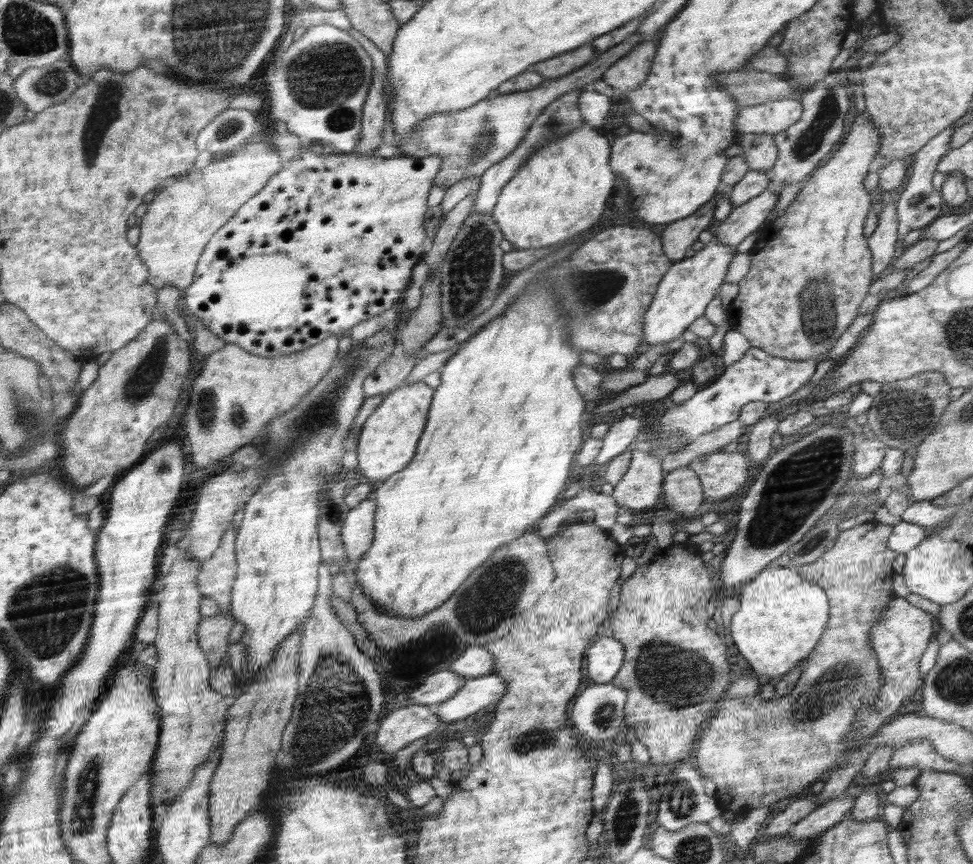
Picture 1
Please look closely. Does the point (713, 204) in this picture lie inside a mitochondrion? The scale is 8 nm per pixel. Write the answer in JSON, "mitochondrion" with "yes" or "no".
{"mitochondrion":"no"}

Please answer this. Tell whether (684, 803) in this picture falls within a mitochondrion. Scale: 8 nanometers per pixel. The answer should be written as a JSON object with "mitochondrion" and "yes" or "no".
{"mitochondrion":"yes"}

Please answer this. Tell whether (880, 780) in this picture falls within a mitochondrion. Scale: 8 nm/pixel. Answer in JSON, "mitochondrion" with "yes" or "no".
{"mitochondrion":"no"}

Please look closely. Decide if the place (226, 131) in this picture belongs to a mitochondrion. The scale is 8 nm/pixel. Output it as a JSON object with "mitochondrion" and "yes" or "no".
{"mitochondrion":"yes"}

